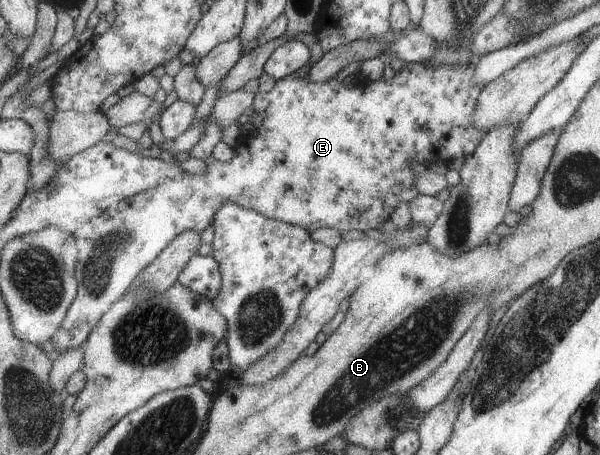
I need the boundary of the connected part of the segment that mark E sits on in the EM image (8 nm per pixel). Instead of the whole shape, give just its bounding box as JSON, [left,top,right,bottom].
[52,62,487,356]

